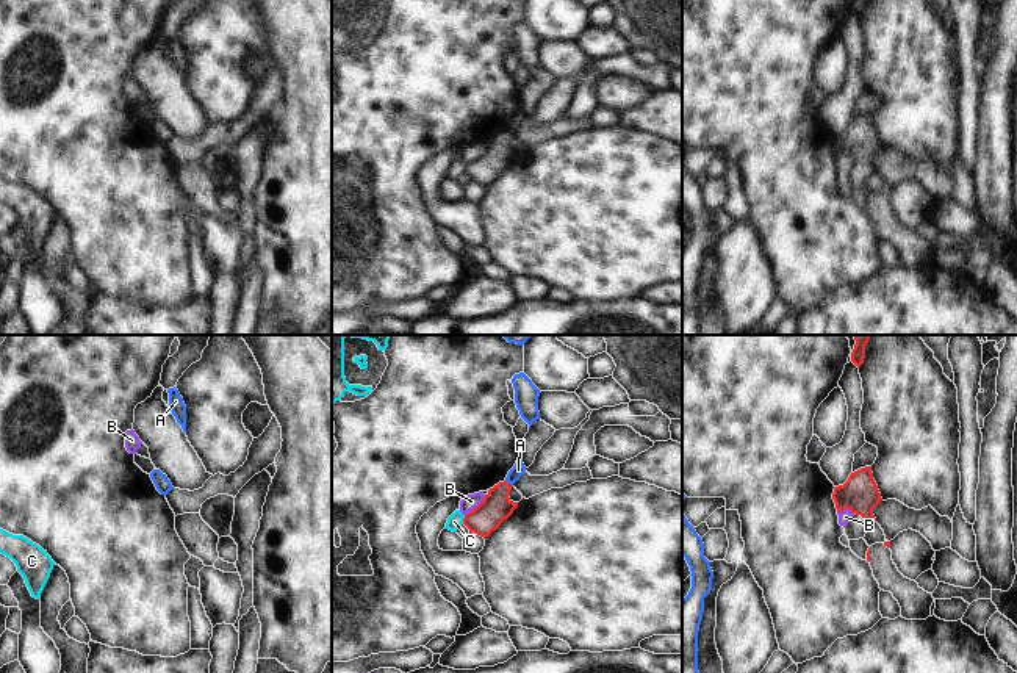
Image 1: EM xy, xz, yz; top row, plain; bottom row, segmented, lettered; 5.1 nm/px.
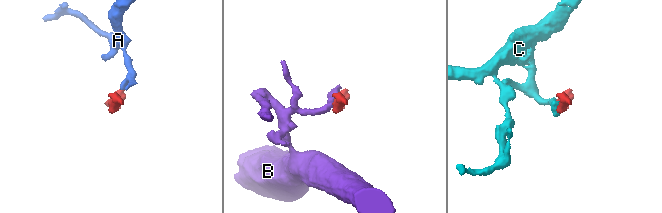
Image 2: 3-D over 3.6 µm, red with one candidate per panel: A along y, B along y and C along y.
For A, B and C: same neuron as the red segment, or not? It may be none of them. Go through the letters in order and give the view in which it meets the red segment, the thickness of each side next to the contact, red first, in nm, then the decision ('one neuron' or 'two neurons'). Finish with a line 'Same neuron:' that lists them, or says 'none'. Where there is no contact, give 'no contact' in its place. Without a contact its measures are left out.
A: xz | 160/70 nm | two neurons
B: xz | 160/80 nm | two neurons
C: xz | 160/80 nm | two neurons
Same neuron: none

